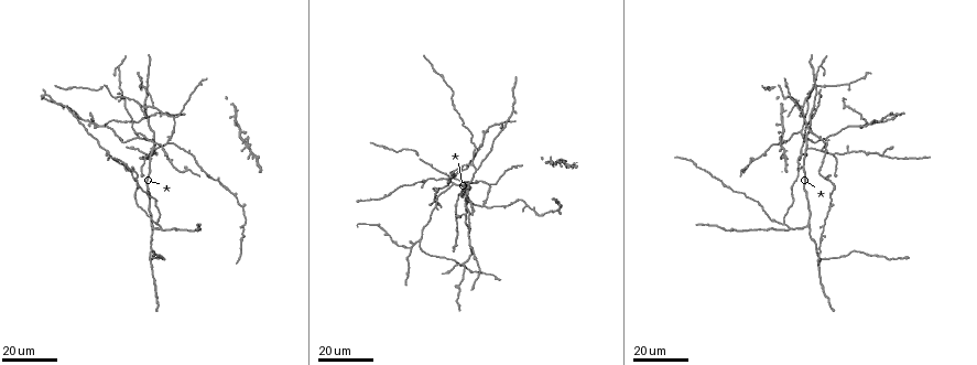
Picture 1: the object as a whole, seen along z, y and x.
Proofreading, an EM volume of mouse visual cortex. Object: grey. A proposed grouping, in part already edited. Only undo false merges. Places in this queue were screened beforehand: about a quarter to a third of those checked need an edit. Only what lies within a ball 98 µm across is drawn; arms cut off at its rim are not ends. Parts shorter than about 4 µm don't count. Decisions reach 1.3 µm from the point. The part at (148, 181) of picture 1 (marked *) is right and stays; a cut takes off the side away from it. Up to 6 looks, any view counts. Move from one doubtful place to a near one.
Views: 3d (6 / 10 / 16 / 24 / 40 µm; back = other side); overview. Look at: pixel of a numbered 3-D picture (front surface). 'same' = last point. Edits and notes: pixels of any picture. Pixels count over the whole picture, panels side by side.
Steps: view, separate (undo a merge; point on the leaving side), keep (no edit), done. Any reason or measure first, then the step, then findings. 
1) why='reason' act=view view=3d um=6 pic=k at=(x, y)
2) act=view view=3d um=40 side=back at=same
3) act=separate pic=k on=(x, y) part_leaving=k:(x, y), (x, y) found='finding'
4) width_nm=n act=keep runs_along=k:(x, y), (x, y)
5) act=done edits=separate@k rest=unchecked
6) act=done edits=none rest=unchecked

why='branch point' act=view view=3d um=24 pic=1 at=(466, 215)

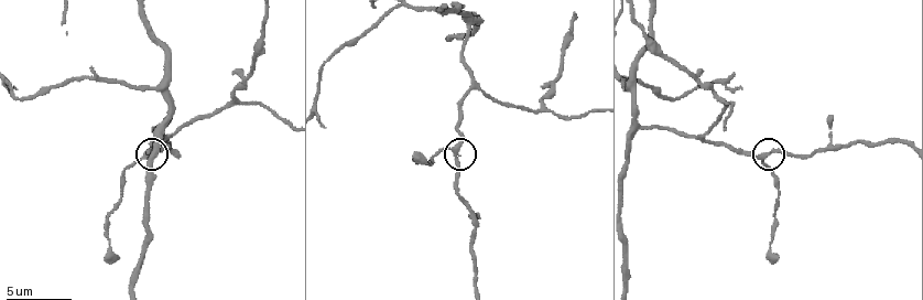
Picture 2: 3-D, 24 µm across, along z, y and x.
act=view view=3d um=10 pic=2 at=(454, 152)

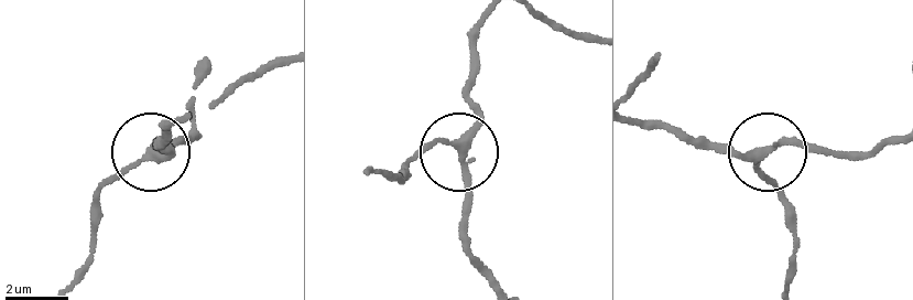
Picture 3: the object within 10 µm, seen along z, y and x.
why='other side' act=view view=3d um=10 side=back pic=3 at=(459, 147)

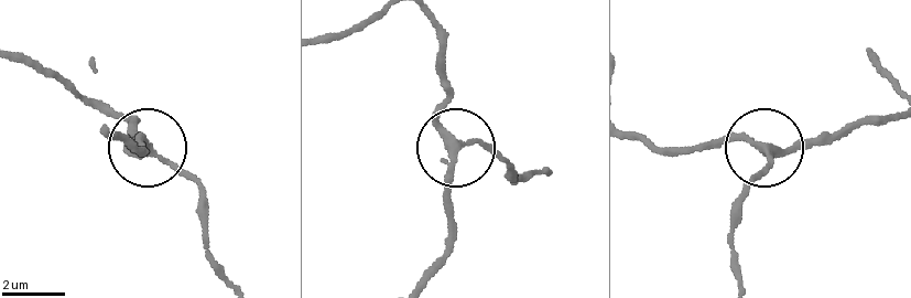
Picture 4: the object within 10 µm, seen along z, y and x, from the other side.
side_arm_um=11 act=keep found='continuous, no second neuron'

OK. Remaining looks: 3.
why='two arms in line, one across' act=view view=3d um=6 pic=2 at=(156, 87)

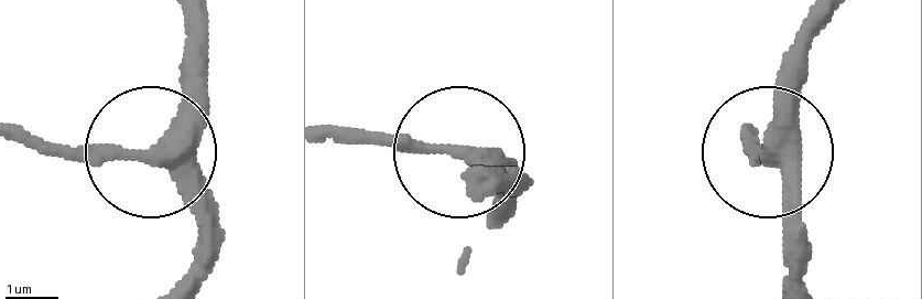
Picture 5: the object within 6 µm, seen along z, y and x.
arms=3 act=keep found='all the same neuron'

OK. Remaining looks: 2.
why='a fork' act=view view=3d um=16 pic=2 at=(720, 101)

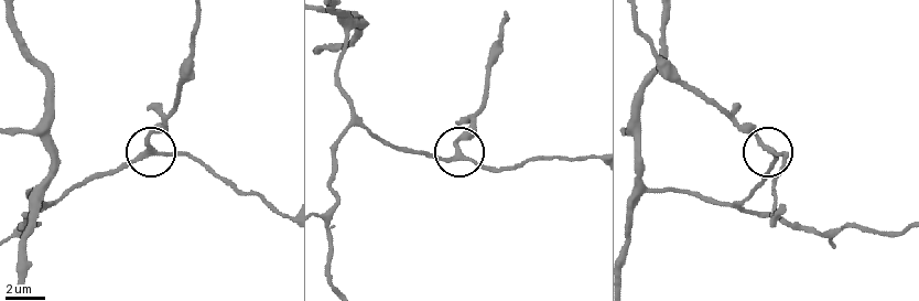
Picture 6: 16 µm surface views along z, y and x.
arms=3 act=keep runs_along=6:(631, 211), (652, 191), (742, 199), (769, 151), (786, 157) found='one neuron here'

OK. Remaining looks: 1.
act=done edits=none rest=unchecked

